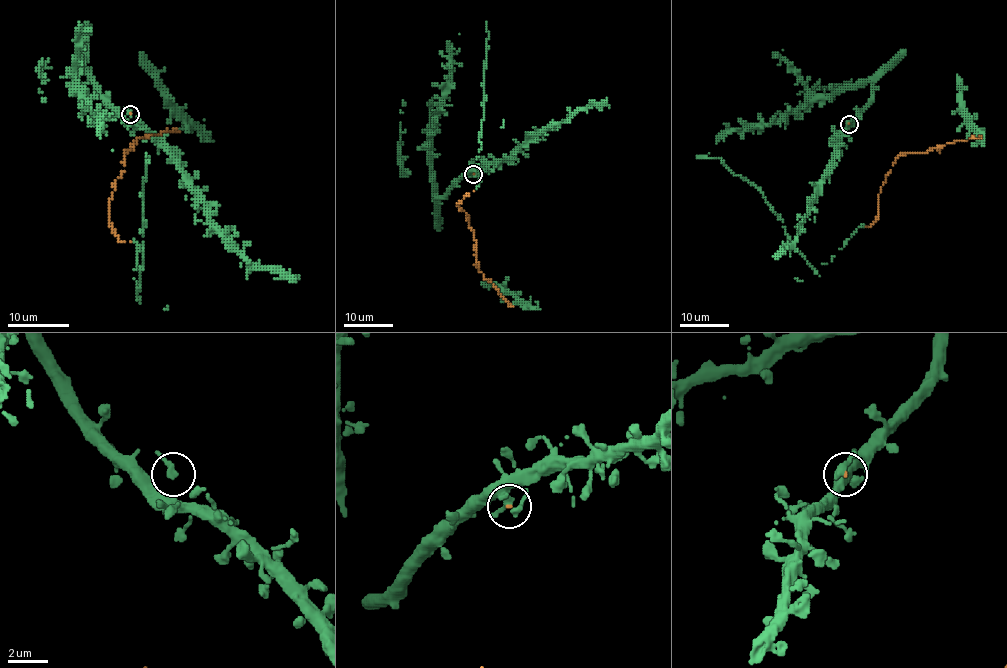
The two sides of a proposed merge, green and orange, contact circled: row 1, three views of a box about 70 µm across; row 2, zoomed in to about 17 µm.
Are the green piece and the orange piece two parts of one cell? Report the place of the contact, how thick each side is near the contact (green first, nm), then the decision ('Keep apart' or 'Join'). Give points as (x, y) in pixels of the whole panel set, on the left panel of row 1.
Place: (130, 114). Thickness 280 nm (green) against 140 nm. Join

